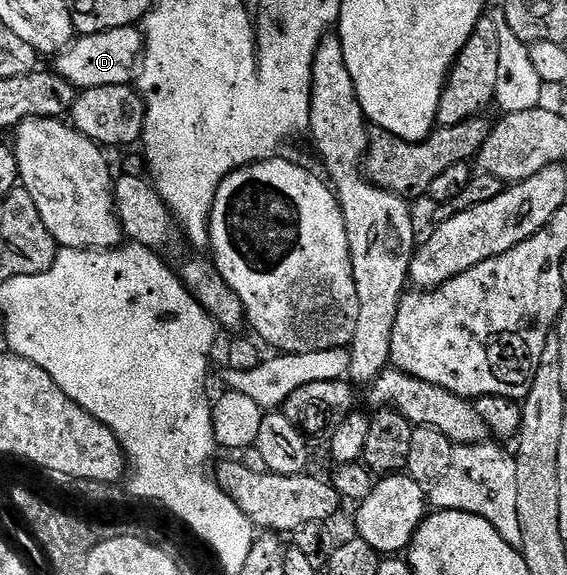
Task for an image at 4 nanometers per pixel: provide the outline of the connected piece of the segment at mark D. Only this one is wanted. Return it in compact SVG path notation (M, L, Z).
M141 27L113 28L107 32L91 31L89 34L79 35L70 47L57 57L56 71L59 76L72 82L75 90L96 86L120 86L131 83L143 55L144 32Z

